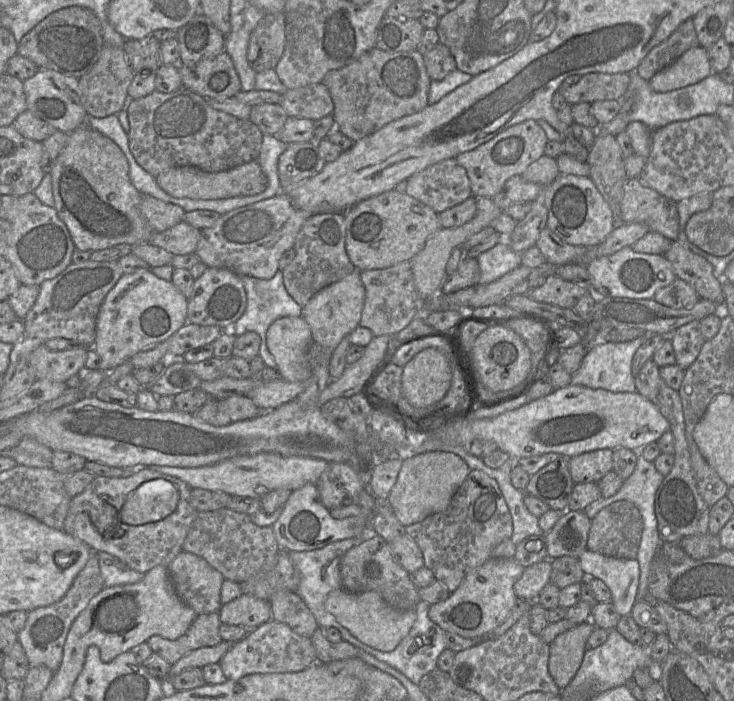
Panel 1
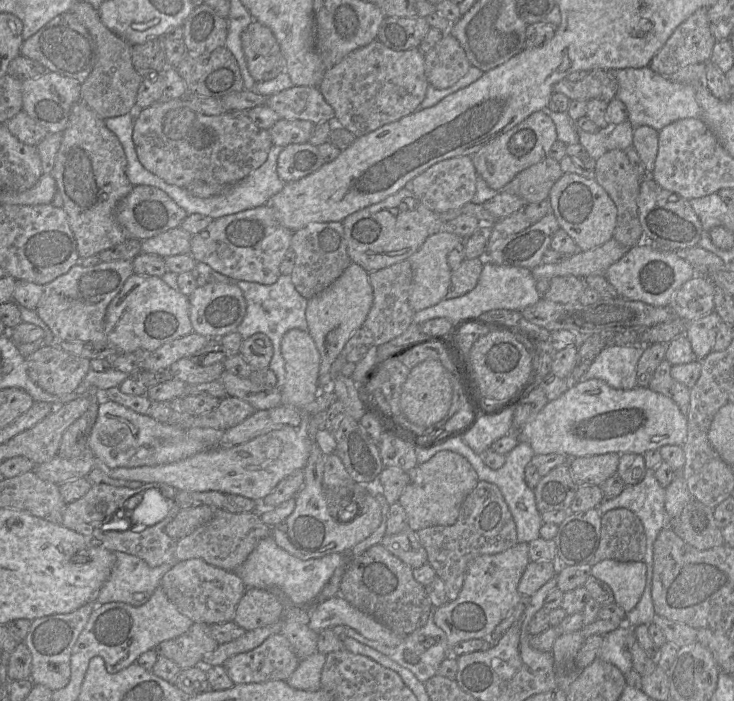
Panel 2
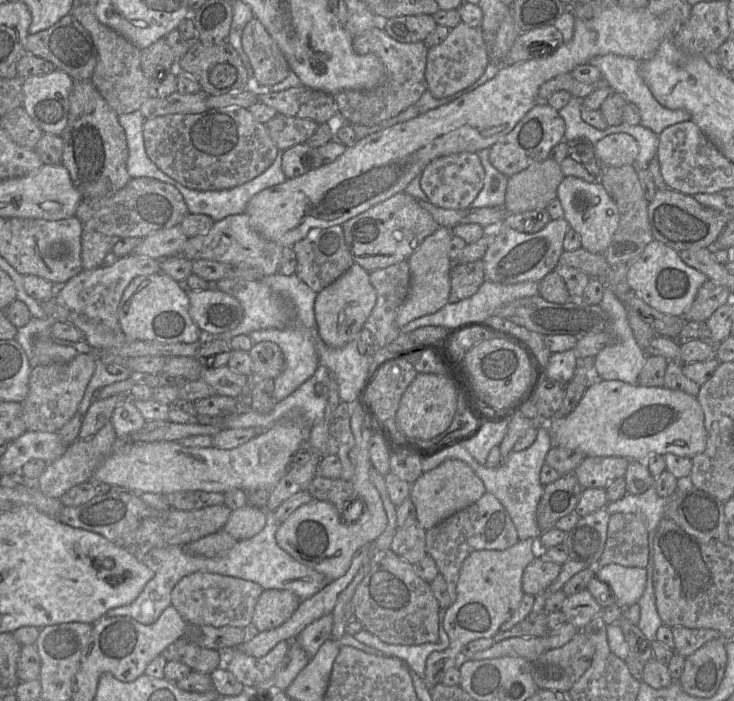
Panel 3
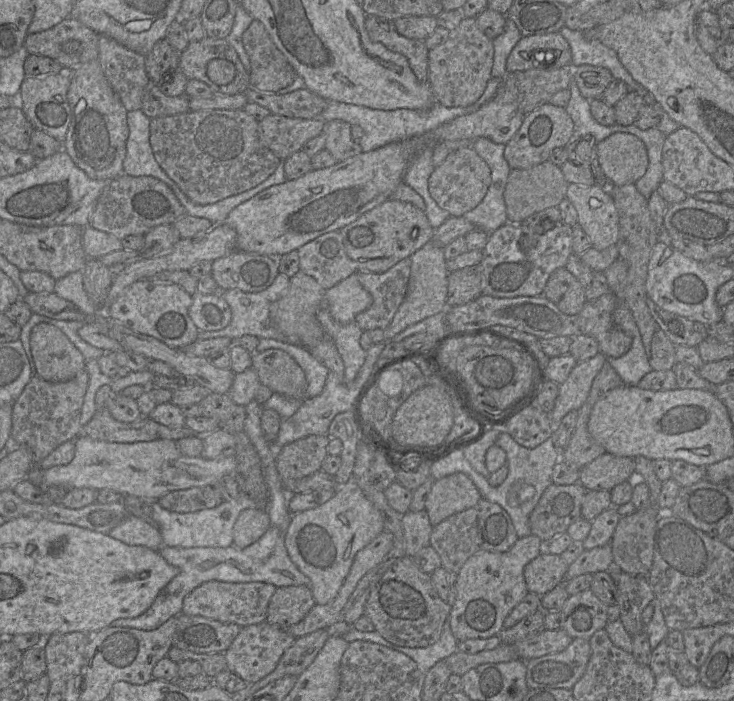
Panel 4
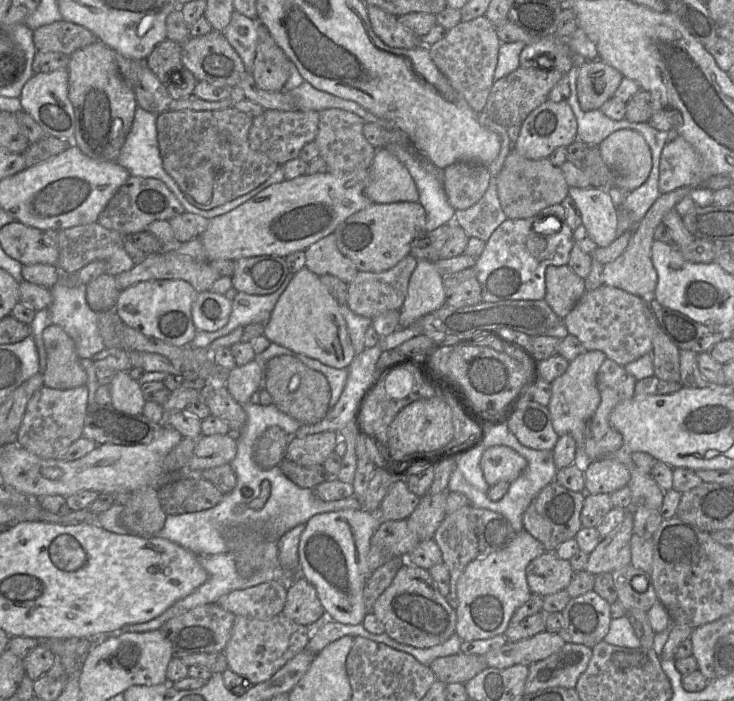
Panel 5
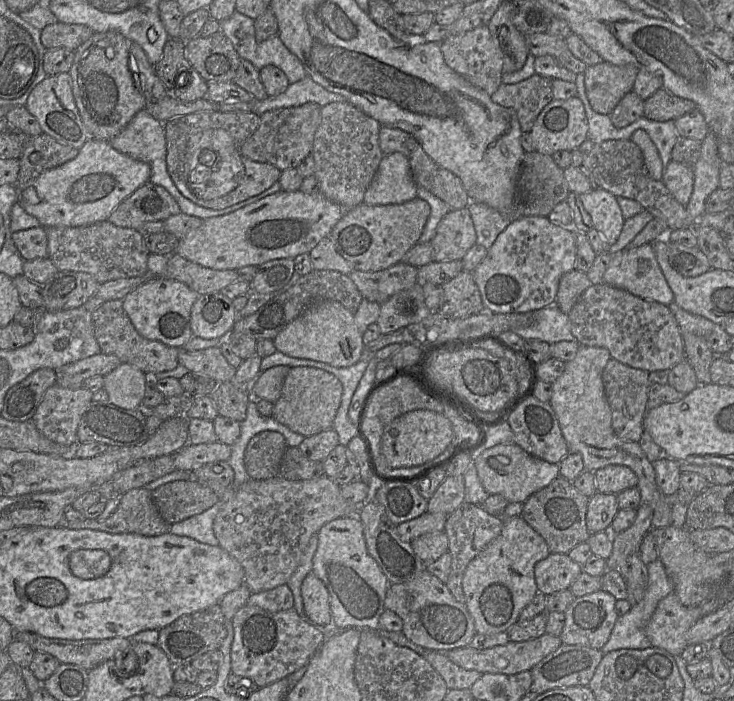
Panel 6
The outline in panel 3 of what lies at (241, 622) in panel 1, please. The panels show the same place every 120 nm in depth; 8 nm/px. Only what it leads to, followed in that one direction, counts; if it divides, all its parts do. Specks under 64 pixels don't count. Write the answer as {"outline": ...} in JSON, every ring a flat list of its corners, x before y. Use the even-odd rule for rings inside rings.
{"outline":[[263,590,255,605,250,629,261,632,279,627,293,615,301,602,288,590]]}

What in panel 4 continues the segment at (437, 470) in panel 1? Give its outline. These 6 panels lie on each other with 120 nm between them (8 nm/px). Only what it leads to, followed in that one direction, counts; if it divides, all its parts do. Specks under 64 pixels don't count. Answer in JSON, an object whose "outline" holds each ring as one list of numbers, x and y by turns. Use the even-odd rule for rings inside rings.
{"outline":[[457,472,434,481,425,501,425,510,434,527,449,516,475,506,481,498,471,478]]}

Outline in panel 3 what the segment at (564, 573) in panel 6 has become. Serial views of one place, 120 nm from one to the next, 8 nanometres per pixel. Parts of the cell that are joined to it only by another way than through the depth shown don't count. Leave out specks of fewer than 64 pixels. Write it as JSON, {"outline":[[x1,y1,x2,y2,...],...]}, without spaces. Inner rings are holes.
{"outline":[[535,557,523,571,523,592,536,596,558,577,561,567,558,563]]}

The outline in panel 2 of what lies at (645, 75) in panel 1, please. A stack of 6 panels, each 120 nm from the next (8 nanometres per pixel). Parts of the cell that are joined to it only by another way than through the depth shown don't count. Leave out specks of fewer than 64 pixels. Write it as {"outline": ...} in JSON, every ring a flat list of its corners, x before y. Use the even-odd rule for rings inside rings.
{"outline":[[705,7,696,10,674,30,652,58,651,70,669,76,688,65,710,60,717,40,710,31,707,10]]}

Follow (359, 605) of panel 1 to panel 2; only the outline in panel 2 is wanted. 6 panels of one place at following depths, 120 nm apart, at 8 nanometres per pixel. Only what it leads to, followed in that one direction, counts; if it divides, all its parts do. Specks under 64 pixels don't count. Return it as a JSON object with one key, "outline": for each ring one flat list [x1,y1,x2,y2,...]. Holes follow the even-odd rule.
{"outline":[[340,594,308,606,310,628,319,634,334,626,349,626,362,636,389,647,400,644,407,635,399,635,349,604]]}

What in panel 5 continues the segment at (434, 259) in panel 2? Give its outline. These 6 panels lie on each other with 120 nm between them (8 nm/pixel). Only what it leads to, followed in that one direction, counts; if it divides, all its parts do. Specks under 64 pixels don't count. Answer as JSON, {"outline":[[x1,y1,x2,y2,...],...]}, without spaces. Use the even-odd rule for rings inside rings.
{"outline":[[418,260,408,285,408,292,400,308,399,328,405,329,445,304,444,277,436,263]]}

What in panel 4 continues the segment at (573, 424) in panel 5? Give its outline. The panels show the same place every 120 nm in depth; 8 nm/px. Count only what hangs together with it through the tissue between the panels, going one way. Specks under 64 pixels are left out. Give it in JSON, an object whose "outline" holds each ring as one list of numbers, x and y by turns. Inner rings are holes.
{"outline":[[598,352,594,357,578,362,565,382,559,385,559,394,550,415,553,425,560,424,564,416,579,410,587,400,592,382,606,362,606,357]]}

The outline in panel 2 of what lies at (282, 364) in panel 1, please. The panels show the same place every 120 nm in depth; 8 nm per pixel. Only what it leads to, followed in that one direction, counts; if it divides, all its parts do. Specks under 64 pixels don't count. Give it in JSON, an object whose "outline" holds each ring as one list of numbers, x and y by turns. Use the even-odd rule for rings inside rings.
{"outline":[[291,329,281,340,285,362,285,383,281,405,303,409,320,392,320,355,308,331]]}

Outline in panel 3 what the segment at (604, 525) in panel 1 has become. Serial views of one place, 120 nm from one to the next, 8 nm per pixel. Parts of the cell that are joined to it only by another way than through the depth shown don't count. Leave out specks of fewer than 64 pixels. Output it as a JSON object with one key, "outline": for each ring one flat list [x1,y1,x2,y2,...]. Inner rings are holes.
{"outline":[[633,513,612,514,604,551,593,568,608,564,646,568,648,559,648,531,643,519]]}

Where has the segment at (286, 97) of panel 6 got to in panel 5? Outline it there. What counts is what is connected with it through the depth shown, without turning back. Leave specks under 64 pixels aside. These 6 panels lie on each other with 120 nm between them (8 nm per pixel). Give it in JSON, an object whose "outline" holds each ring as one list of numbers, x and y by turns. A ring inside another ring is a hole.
{"outline":[[305,80,300,86,291,90,290,94,295,101,295,110,320,112,329,108,337,108,355,113,365,122,380,122,375,115,358,103,318,90]]}

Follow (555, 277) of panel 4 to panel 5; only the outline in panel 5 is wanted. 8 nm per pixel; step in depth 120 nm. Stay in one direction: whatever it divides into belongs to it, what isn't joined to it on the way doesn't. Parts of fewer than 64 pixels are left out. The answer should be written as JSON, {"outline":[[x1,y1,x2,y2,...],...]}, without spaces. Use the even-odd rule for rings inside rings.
{"outline":[[568,265,549,266,545,273,545,284,544,300,560,319,564,319,571,312,586,292,585,279]]}

